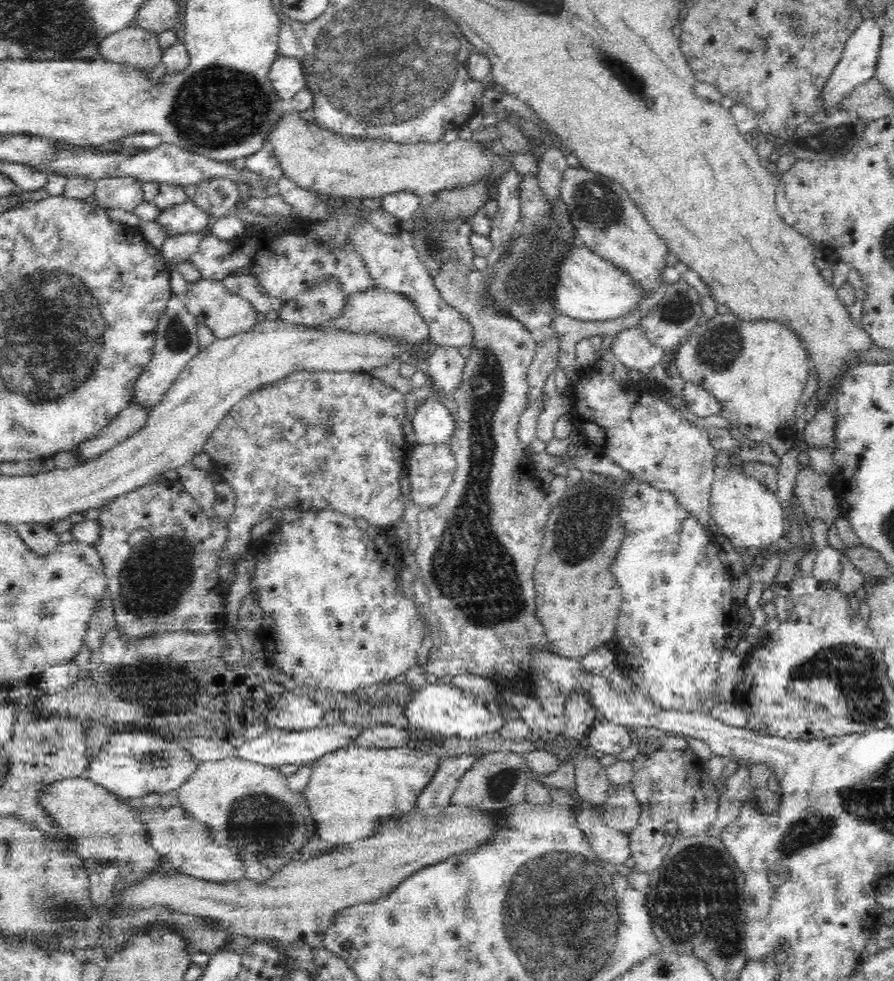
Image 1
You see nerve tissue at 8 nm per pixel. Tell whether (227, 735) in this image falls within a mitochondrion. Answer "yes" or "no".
no

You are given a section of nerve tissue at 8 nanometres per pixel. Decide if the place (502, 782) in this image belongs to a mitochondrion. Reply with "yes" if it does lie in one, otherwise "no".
yes

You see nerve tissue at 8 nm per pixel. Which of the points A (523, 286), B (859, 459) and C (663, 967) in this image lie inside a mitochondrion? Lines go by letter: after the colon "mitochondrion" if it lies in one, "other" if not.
A: mitochondrion
B: other
C: mitochondrion

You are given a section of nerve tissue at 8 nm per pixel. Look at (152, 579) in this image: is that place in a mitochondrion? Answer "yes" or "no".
yes

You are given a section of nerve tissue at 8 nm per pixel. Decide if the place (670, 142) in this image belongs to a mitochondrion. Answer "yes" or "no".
no

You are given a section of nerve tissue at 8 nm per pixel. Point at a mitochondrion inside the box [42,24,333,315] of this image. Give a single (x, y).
(217, 108)

